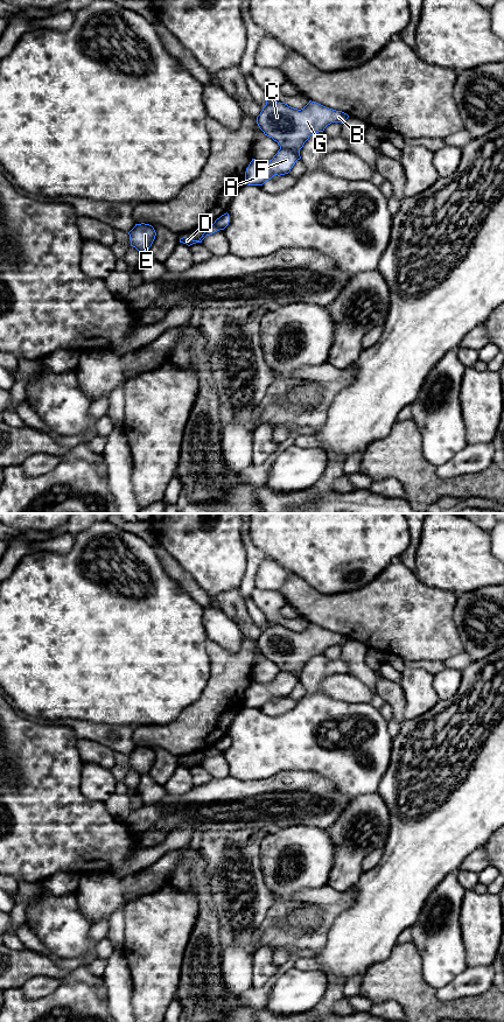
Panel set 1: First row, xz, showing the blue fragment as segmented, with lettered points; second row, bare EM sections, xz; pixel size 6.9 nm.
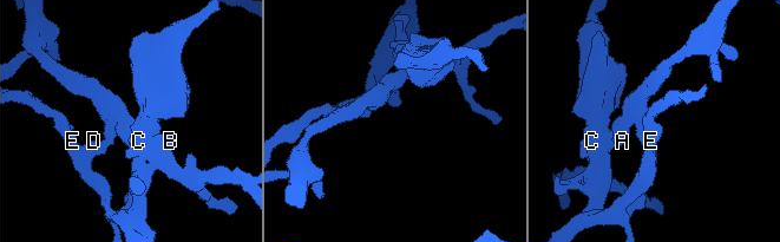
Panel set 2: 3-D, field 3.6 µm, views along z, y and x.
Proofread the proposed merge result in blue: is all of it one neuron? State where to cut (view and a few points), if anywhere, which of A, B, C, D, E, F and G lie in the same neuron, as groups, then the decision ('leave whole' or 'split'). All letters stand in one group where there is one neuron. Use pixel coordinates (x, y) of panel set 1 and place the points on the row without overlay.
xz (280, 670), (299, 674) | A F / B C D E G | split

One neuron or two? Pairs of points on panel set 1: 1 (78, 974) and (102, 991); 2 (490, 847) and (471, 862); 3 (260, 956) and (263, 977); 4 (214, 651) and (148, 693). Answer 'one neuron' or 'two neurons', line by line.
1: one neuron
2: one neuron
3: one neuron
4: two neurons

